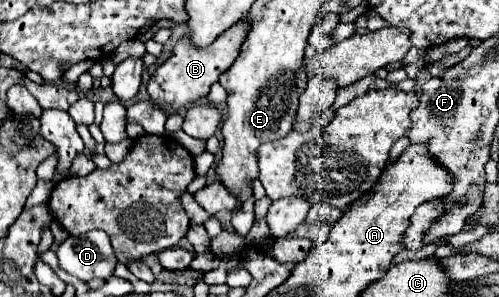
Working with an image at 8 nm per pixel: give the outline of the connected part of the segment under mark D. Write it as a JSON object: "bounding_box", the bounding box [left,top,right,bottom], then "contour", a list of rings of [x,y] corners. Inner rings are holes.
{"bounding_box":[57,230,117,280],"contour":[[[93,230],[81,236],[69,236],[57,248],[59,264],[71,276],[79,280],[91,278],[111,278],[117,258],[111,248],[109,236],[101,230]]]}

